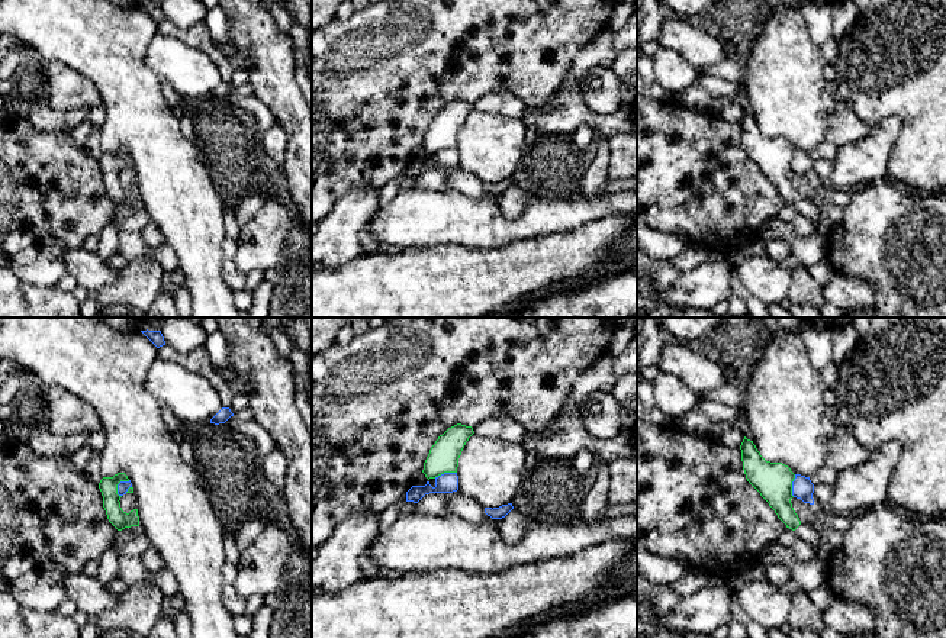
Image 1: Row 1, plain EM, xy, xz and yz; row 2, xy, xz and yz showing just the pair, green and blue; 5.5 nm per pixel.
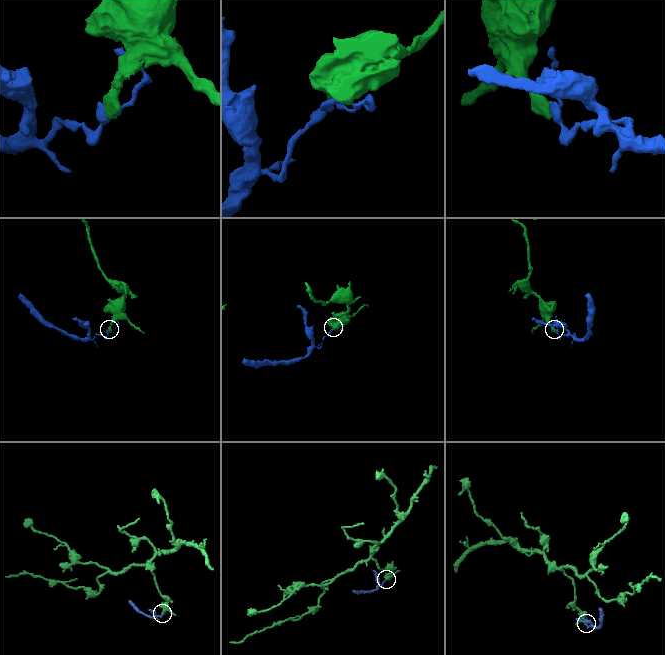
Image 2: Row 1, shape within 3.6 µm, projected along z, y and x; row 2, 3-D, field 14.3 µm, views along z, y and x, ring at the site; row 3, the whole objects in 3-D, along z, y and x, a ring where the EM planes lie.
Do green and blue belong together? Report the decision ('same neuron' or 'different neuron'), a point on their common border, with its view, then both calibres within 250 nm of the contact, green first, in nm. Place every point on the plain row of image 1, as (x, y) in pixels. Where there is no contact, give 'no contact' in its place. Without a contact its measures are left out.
different neuron; contact xy (118, 158); calibres 100 and 60 nm

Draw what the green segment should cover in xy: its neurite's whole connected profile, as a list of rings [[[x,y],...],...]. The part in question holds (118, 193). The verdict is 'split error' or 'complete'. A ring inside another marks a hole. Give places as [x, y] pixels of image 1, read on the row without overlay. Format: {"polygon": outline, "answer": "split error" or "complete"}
{"polygon": [[[118,148],[113,152],[103,152],[99,158],[107,194],[118,206],[139,202],[138,184],[126,188],[120,183],[119,175],[122,171],[118,170],[118,160],[120,157],[129,157],[125,148]]], "answer": "complete"}

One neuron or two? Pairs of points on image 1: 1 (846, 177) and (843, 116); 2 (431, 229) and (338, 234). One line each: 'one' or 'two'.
1: two
2: two

